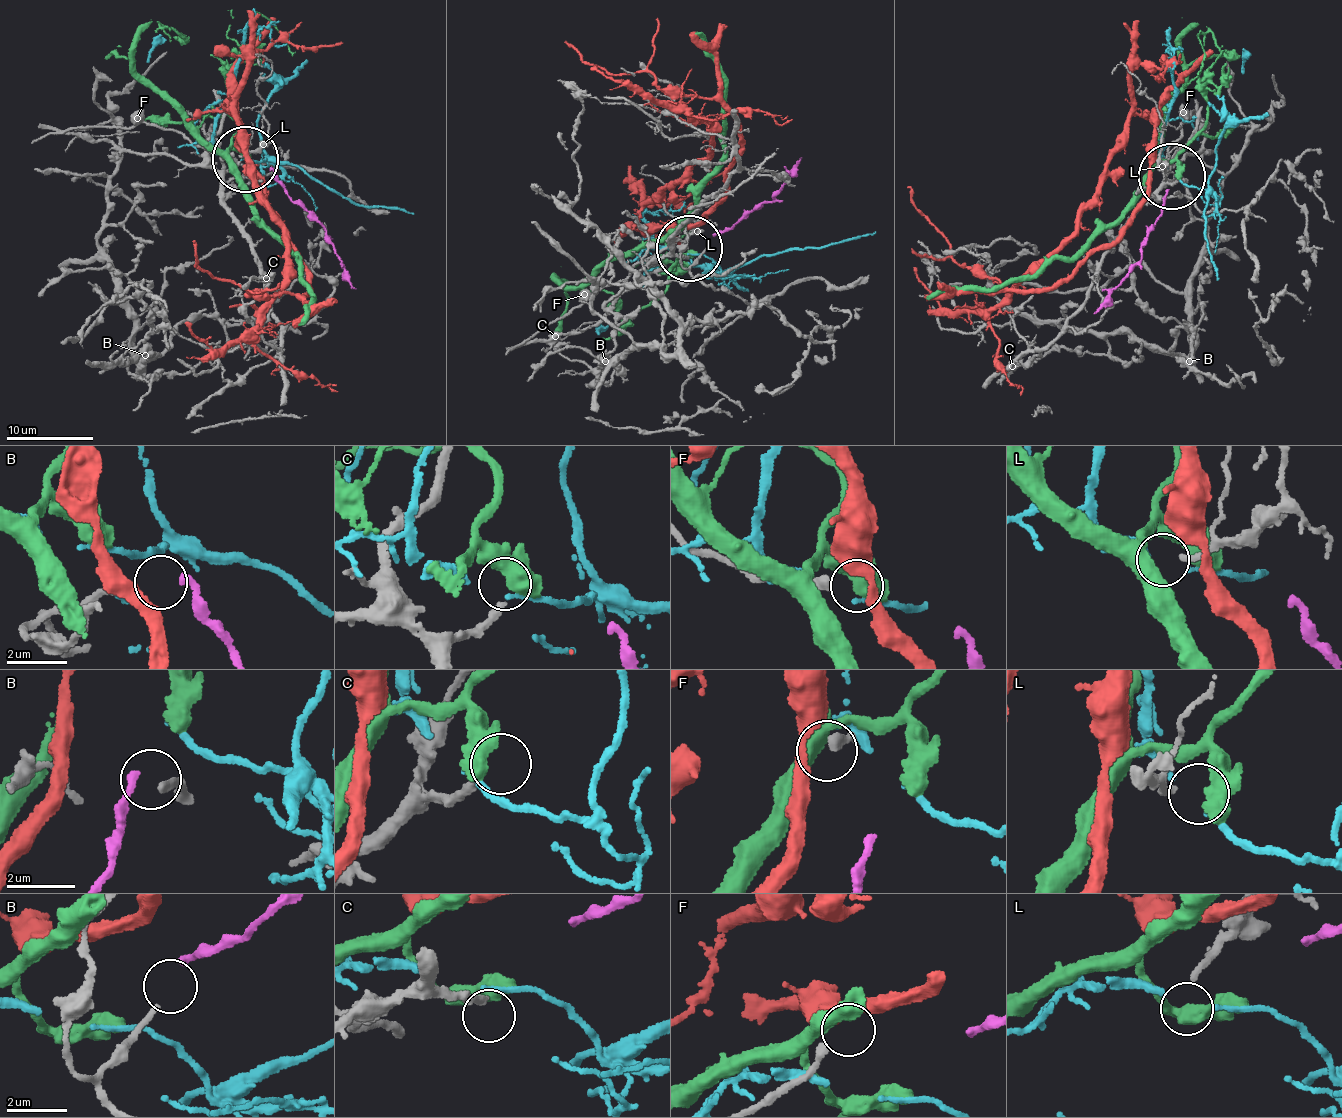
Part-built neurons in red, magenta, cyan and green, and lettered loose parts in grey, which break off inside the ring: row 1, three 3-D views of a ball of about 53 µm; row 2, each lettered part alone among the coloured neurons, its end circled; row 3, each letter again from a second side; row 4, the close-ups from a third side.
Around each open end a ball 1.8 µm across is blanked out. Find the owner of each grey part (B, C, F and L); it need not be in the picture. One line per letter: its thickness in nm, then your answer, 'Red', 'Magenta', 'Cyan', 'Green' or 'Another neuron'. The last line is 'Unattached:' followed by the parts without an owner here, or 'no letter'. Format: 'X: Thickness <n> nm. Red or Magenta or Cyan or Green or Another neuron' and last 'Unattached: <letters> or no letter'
B: Thickness 190 nm. Magenta
C: Thickness 260 nm. Another neuron
F: Thickness 300 nm. Red
L: Thickness 200 nm. Another neuron
Unattached: C, L

